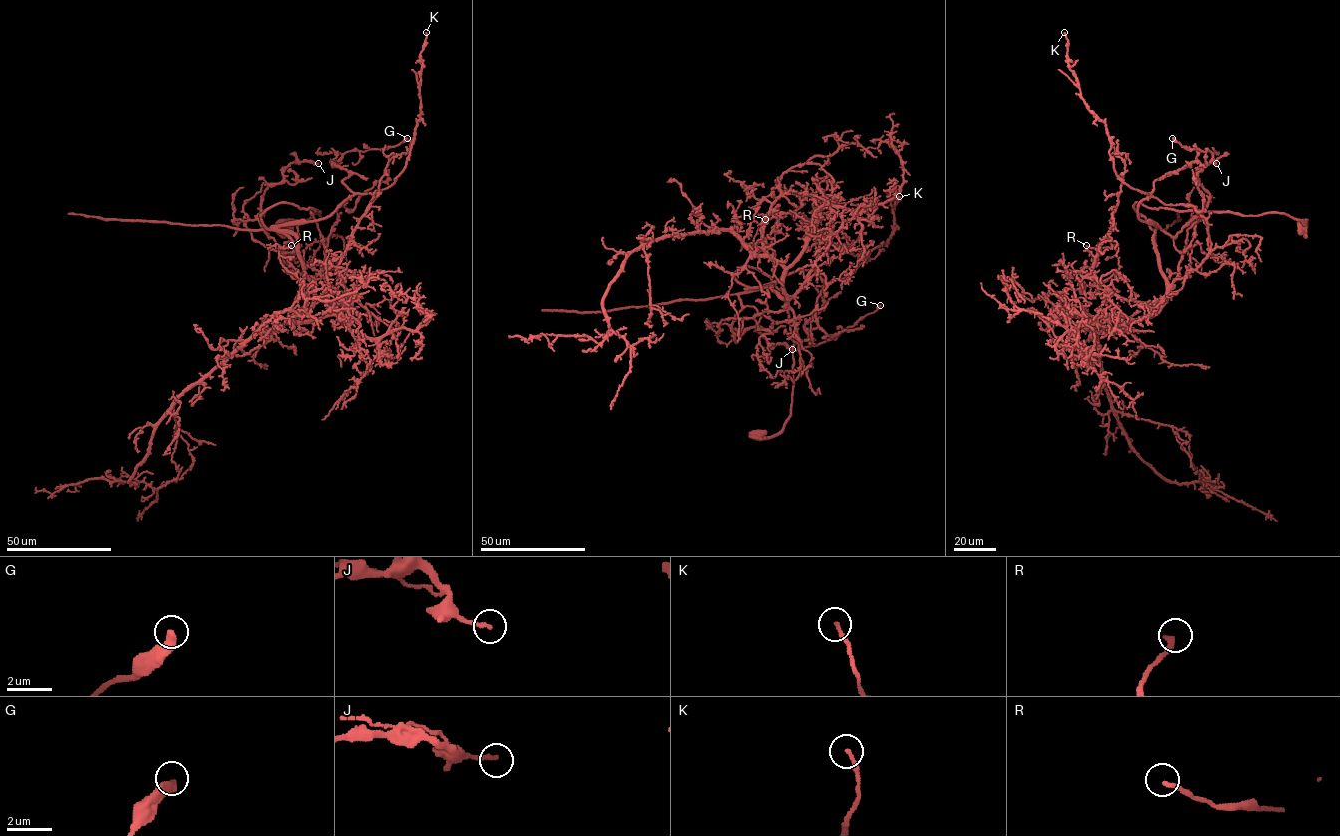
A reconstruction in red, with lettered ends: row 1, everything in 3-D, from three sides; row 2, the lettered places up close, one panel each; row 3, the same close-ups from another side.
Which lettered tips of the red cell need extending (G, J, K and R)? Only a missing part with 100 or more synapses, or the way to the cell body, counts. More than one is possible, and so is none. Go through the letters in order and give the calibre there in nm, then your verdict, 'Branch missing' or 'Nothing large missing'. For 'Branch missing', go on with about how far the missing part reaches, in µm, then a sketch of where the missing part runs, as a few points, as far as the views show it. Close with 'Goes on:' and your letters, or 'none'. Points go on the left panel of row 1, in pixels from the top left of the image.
G: Thickness 440 nm. Nothing large missing
J: Thickness 190 nm. Nothing large missing
K: Thickness 160 nm. Nothing large missing
R: Thickness 200 nm. Nothing large missing
Goes on: none

